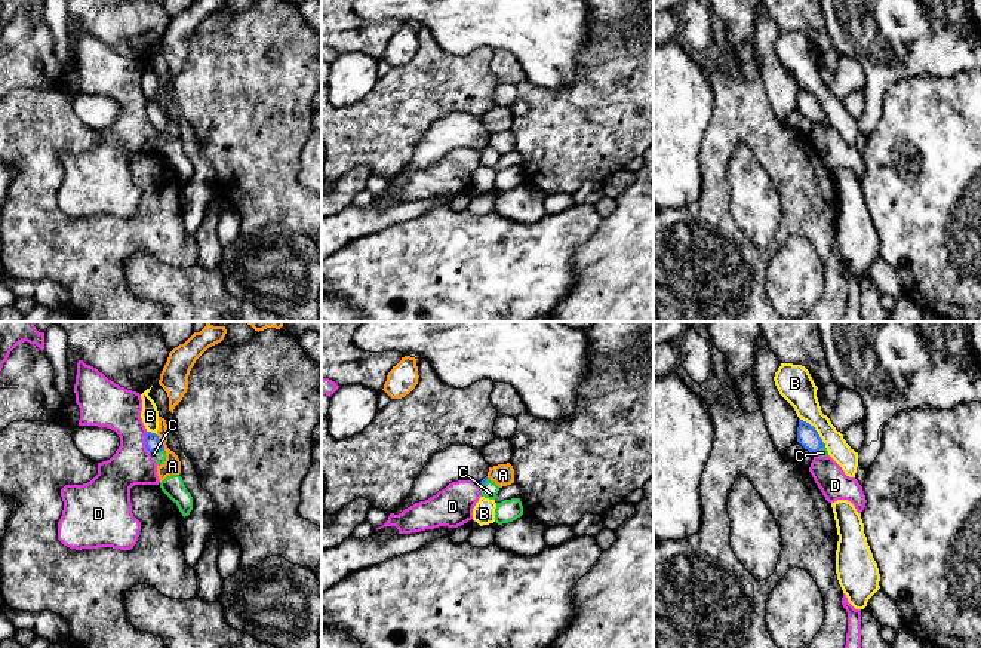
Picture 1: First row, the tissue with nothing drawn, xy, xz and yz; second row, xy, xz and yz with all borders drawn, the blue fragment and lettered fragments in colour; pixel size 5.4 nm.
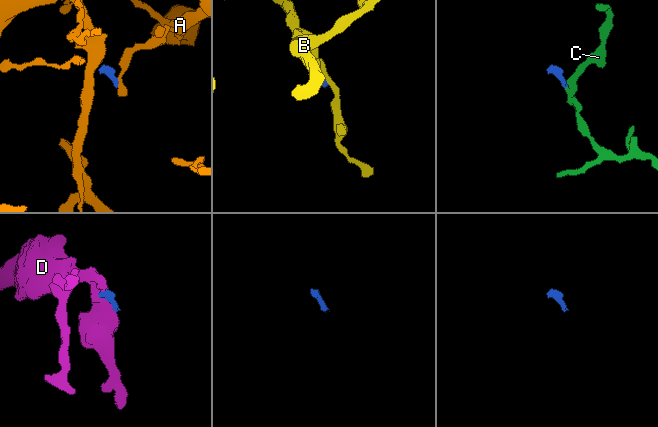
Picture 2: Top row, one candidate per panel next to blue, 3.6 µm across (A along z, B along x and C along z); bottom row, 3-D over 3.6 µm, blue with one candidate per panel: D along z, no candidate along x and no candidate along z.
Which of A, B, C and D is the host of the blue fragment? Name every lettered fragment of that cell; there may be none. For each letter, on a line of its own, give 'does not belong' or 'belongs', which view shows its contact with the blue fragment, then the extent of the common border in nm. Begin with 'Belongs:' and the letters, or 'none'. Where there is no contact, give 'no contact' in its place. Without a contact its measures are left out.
Belongs: C
A: does not belong; contact in xy; length 100 nm
B: does not belong; contact in yz; length 220 nm
C: belongs; contact in xy; length 80 nm
D: does not belong; contact in xy; length 120 nm

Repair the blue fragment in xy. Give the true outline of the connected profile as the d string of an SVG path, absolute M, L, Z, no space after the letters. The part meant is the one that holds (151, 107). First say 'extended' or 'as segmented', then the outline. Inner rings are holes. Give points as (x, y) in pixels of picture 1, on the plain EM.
extended; M147 99L145 102L145 114L153 128L160 133L166 129L164 113L160 110L156 101Z

